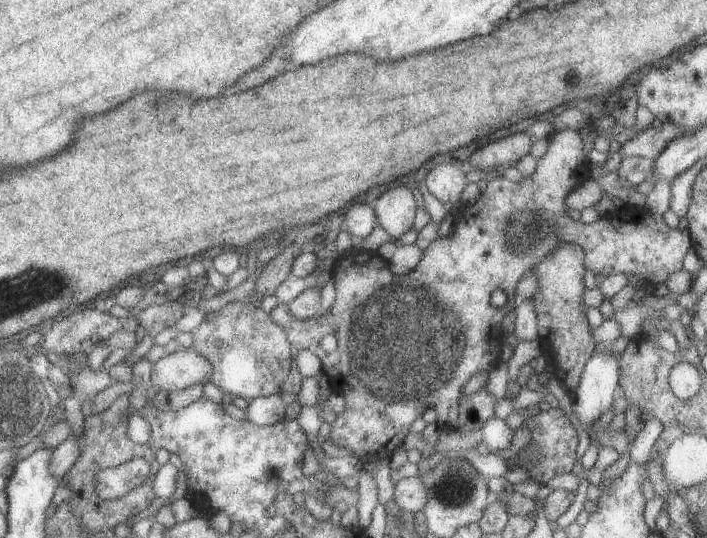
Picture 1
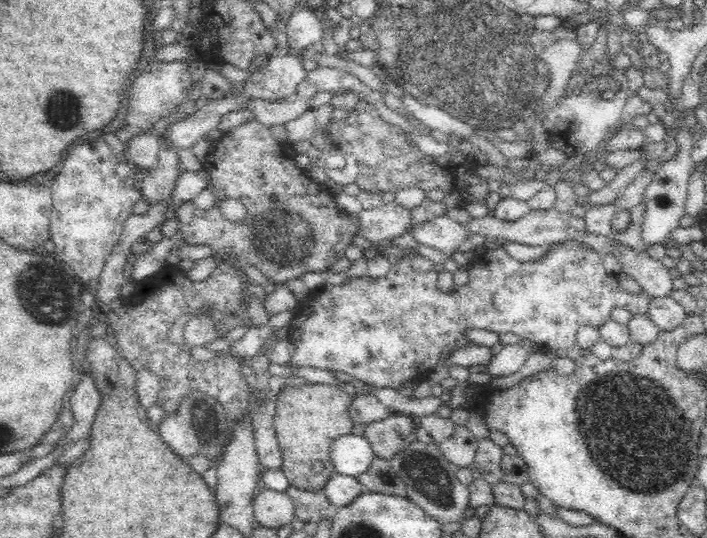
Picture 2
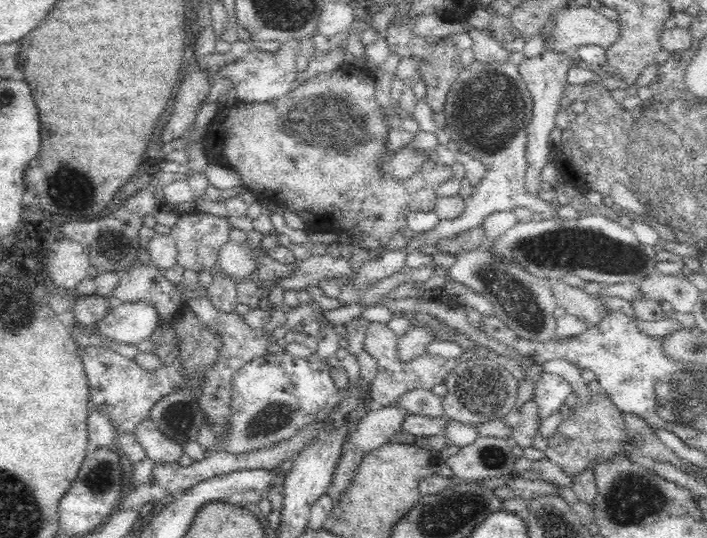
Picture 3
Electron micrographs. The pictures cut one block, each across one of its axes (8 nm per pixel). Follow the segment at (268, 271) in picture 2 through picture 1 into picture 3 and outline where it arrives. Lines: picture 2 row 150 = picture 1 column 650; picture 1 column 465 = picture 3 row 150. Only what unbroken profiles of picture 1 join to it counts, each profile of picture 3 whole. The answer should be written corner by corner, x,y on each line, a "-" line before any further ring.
350,63
345,64
343,68
331,70
329,73
317,74
276,100
260,103
243,103
239,101
236,101
235,104
228,103
226,106
222,106
216,118
214,118
214,122
207,128
207,136
202,144
204,144
204,150
208,151
210,156
216,156
214,164
226,165
235,172
238,172
246,190
253,194
258,194
265,200
270,200
279,205
284,205
284,207
288,207
288,211
296,213
302,218
302,222
306,225
306,231
330,230
336,233
339,231
348,232
350,237
354,237
354,239
360,241
356,249
362,248
372,253
374,250
386,248
397,232
407,232
408,214
413,211
435,211
437,196
435,196
434,189
452,178
452,170
451,166
434,162
432,159
428,158
422,163
422,166
420,166
420,172
406,180
397,180
396,178
387,176
387,174
383,174
381,168
387,161
387,157
383,154
383,147
386,146
386,141
388,140
388,118
383,108
378,105
376,101
374,95
374,81
372,81
372,84
368,82
368,84
366,84
366,92
362,92
362,78
368,78
368,80
370,80
372,73
367,72
366,68
360,68
358,65

